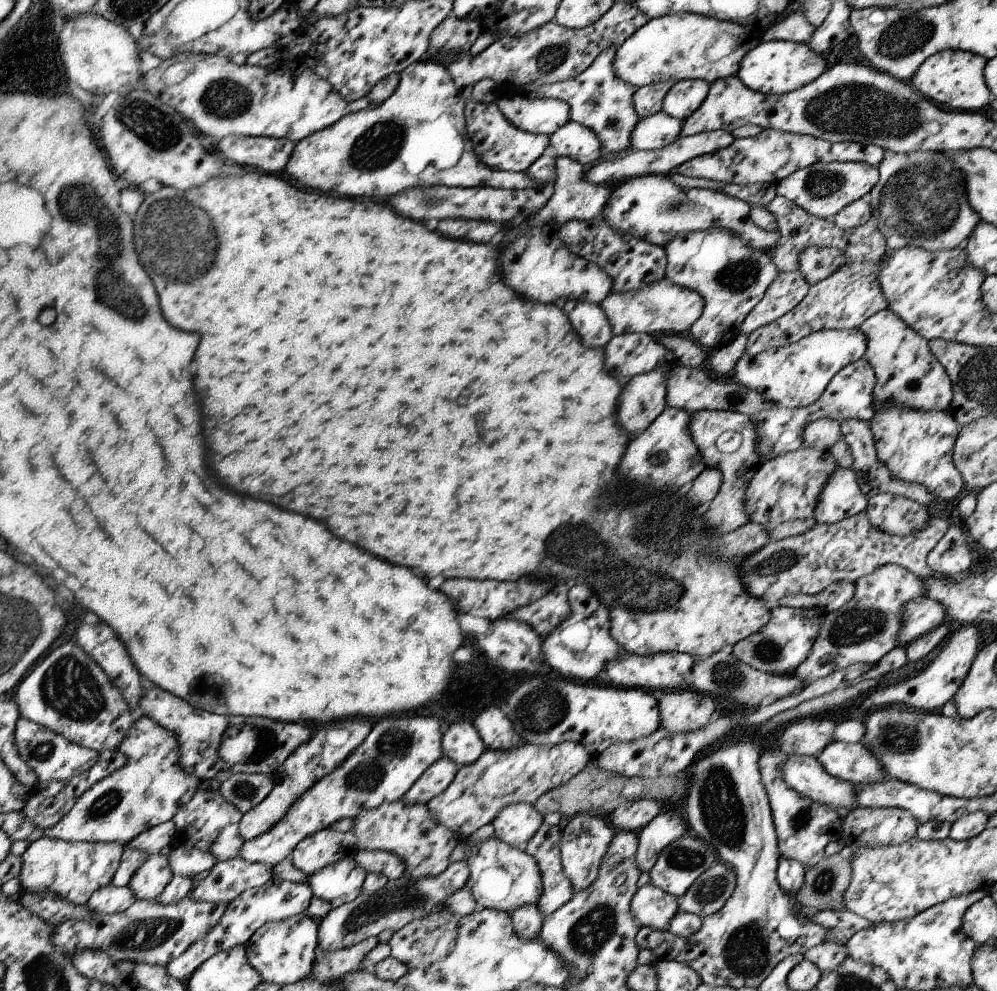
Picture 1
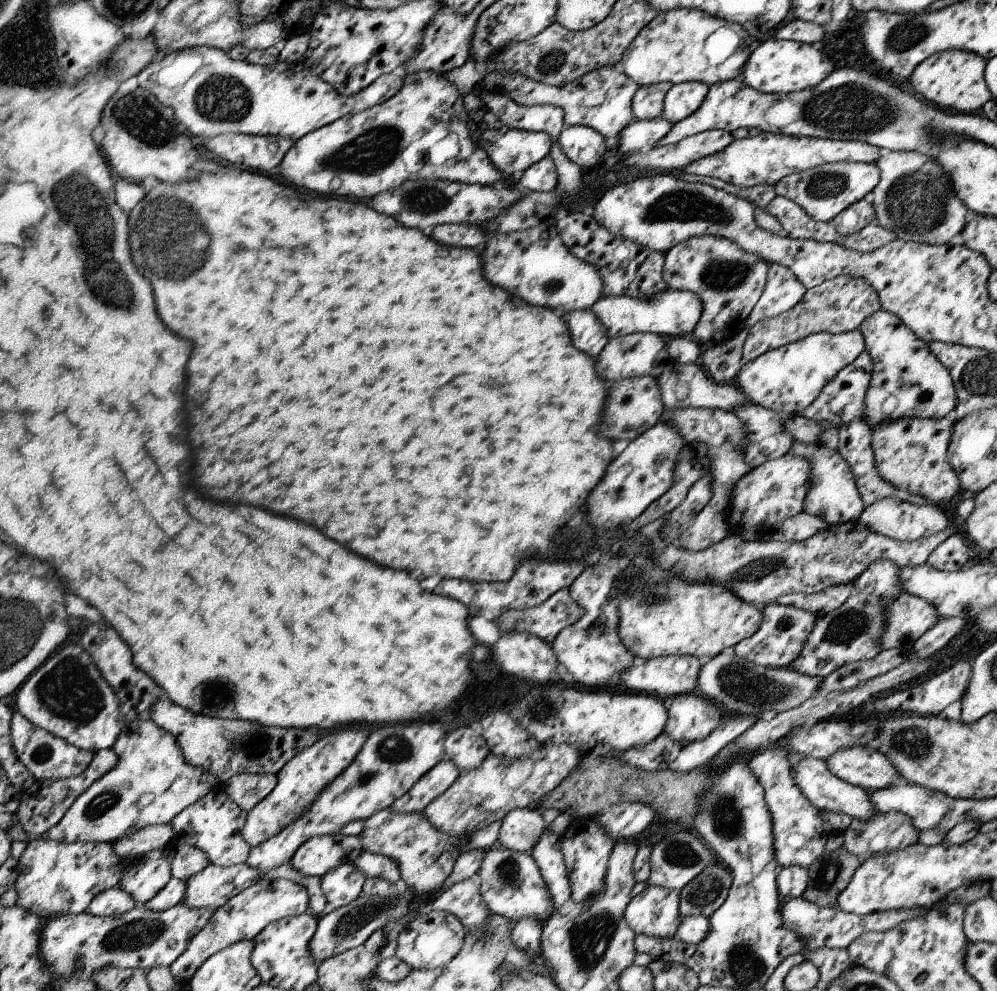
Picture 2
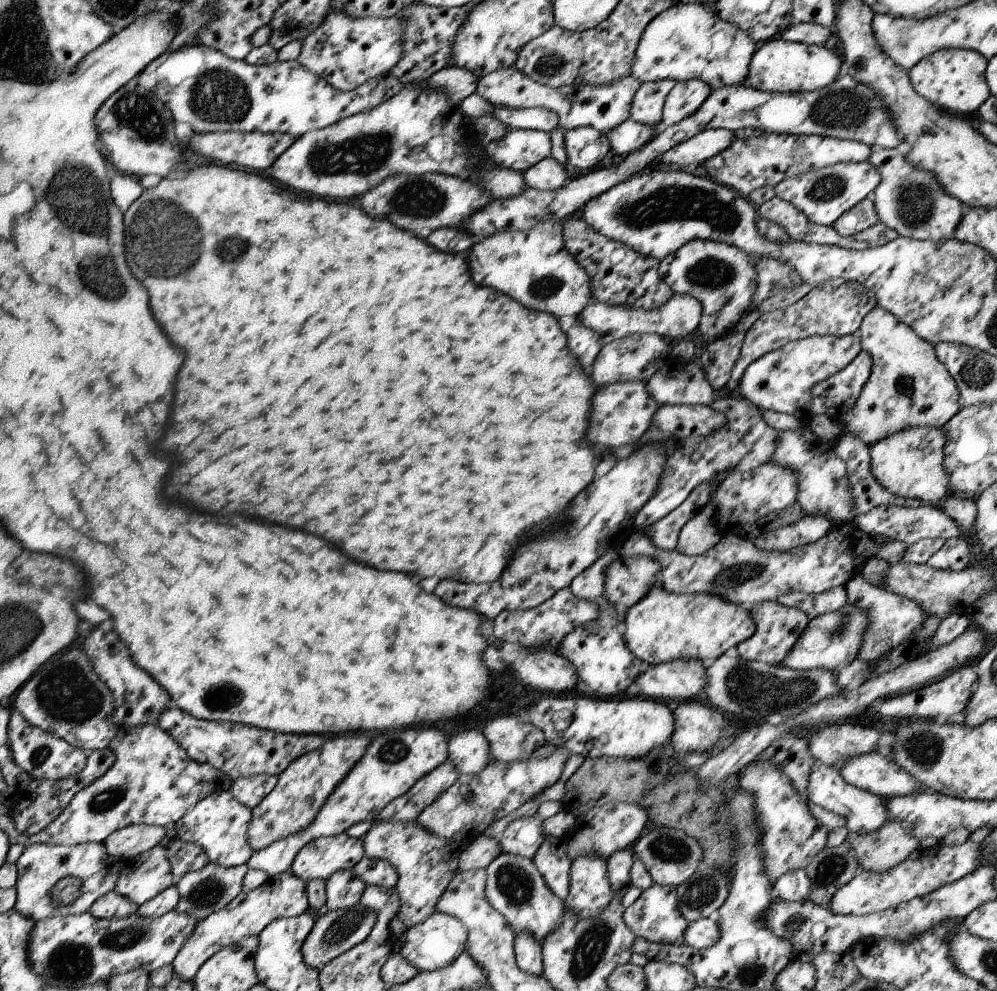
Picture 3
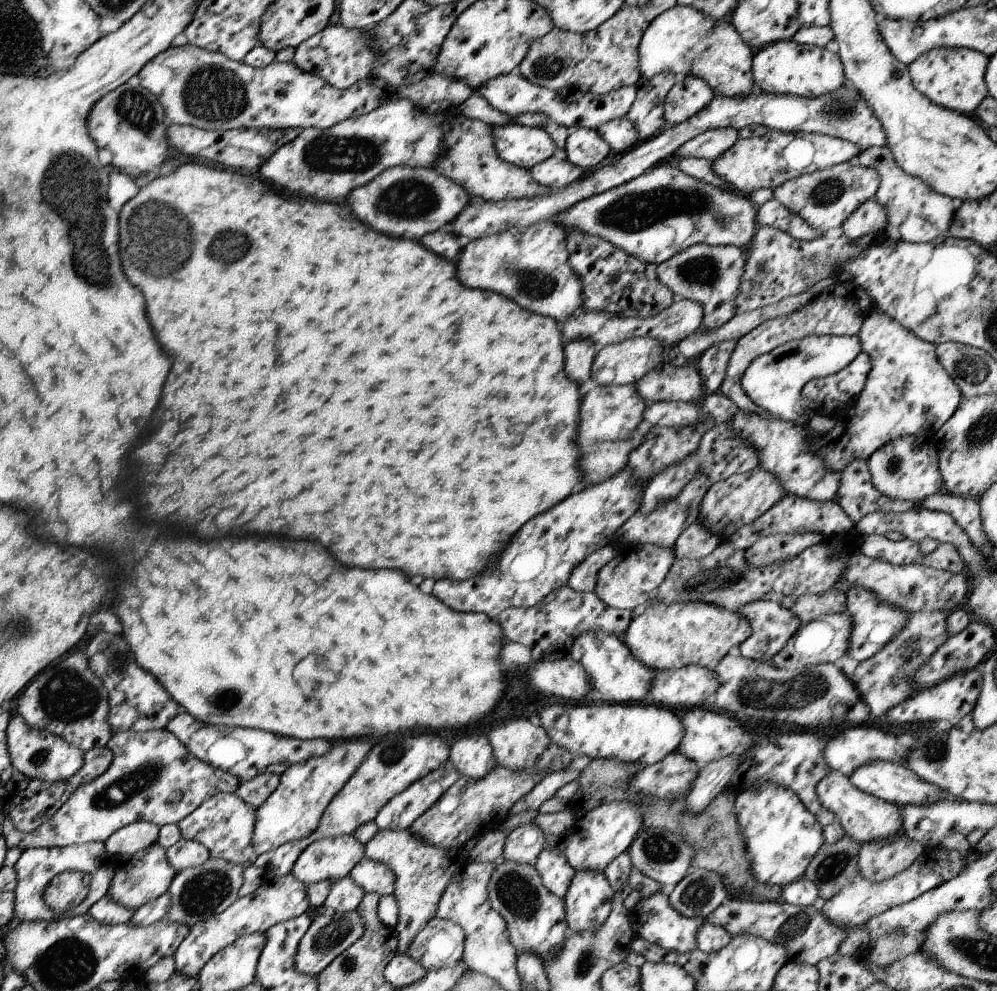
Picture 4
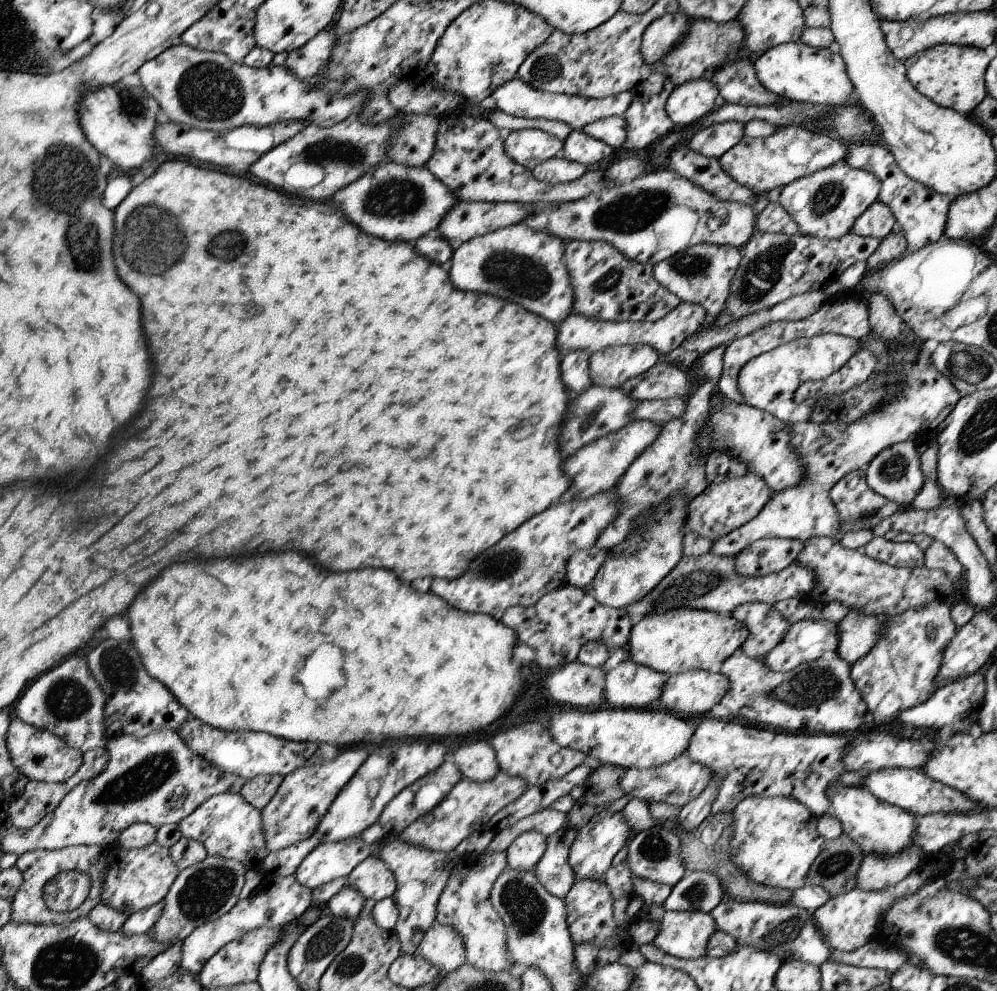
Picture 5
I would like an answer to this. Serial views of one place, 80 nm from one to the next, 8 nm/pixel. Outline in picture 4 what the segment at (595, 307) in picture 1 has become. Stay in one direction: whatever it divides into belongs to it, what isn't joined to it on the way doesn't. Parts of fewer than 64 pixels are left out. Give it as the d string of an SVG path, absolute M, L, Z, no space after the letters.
M570 341L565 343L566 362L564 372L570 380L576 380L581 387L588 387L591 378L591 366L600 345L590 341Z

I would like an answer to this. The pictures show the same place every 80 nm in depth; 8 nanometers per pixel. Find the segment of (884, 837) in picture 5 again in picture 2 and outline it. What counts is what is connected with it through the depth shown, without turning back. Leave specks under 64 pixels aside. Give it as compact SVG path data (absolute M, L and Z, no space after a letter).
M800 756L798 760L799 762L792 767L792 778L809 802L820 811L840 812L848 815L851 820L858 818L863 823L868 823L875 812L878 812L870 800L869 791L838 778L830 772L826 761L808 756Z

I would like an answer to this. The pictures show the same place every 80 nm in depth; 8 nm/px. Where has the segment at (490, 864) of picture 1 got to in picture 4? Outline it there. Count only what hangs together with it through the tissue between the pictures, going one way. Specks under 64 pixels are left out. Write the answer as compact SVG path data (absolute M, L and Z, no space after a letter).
M501 859L492 873L487 889L492 908L505 920L516 958L522 953L532 953L544 964L549 957L561 953L568 931L565 902L544 886L535 865Z

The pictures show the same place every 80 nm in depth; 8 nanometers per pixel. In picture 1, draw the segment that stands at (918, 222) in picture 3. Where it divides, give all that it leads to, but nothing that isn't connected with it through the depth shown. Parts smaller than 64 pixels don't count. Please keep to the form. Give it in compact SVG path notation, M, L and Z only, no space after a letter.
M887 151L877 166L879 179L869 192L871 222L884 235L887 248L922 247L941 251L958 247L980 221L967 199L965 173L952 166L950 154L935 151Z

